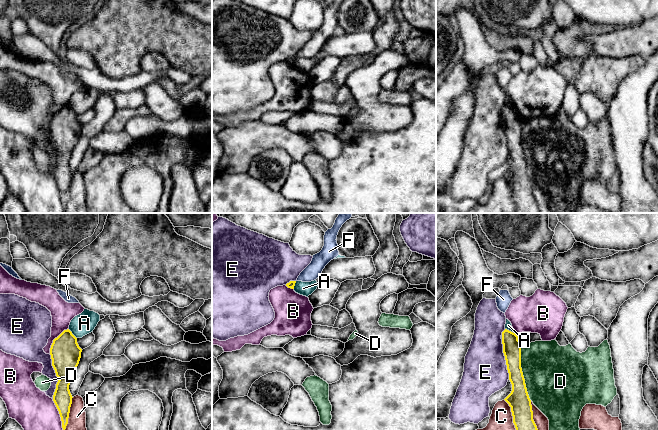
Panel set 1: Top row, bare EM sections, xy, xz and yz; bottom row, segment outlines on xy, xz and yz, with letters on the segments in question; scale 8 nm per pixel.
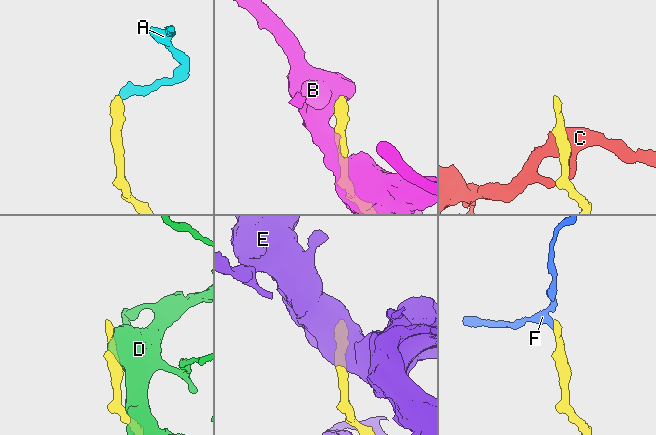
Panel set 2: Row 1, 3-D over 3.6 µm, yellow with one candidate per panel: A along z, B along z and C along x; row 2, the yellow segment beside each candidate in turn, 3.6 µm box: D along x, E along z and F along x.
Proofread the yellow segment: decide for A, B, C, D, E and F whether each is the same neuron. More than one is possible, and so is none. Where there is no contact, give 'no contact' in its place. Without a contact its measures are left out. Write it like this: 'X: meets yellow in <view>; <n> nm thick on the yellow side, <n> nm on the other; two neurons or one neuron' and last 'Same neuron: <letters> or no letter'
A: meets yellow in yz; 150 nm thick on the yellow side, 60 nm on the other; two neurons
B: meets yellow in xy; 150 nm thick on the yellow side, 320 nm on the other; two neurons
C: meets yellow in yz; 180 nm thick on the yellow side, 280 nm on the other; two neurons
D: meets yellow in yz; 170 nm thick on the yellow side, 480 nm on the other; two neurons
E: meets yellow in xy; 240 nm thick on the yellow side, 140 nm on the other; two neurons
F: meets yellow in yz; 150 nm thick on the yellow side, 20 nm on the other; two neurons
Same neuron: no letter

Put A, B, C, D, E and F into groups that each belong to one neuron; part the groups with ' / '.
A / B / C / D / E / F

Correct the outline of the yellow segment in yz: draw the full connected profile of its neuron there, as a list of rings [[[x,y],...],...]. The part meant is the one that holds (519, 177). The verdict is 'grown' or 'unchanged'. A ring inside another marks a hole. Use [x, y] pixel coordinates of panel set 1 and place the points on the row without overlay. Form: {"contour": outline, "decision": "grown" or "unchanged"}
{"contour": [[[505,105],[502,108],[502,120],[509,156],[512,160],[512,167],[504,176],[511,183],[517,213],[539,213],[521,144],[522,119],[515,109]]], "decision": "unchanged"}

